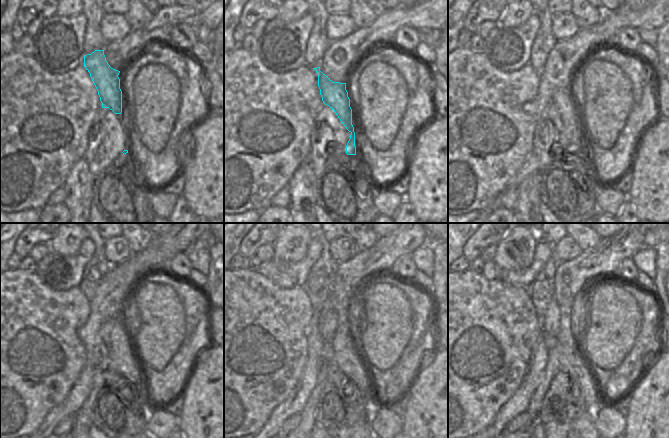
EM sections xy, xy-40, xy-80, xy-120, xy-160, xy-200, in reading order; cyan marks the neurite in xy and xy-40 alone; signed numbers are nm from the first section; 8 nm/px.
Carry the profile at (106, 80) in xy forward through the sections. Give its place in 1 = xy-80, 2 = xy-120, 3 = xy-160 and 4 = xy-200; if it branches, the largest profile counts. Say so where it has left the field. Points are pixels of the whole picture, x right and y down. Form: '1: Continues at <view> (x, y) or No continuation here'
1: Continues at xy-80 (563, 99)
2: Continues at xy-120 (121, 355)
3: Continues at xy-160 (346, 356)
4: Continues at xy-200 (575, 364).

